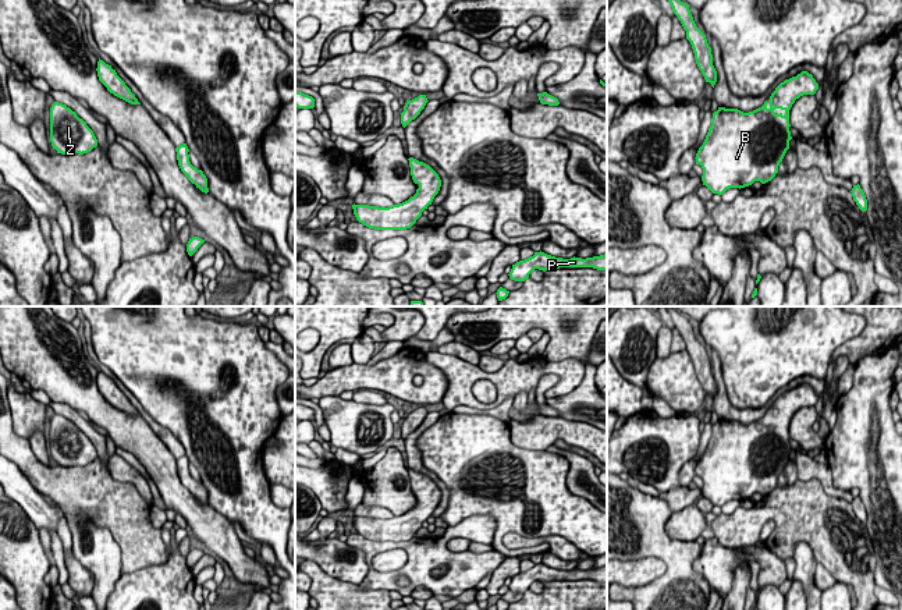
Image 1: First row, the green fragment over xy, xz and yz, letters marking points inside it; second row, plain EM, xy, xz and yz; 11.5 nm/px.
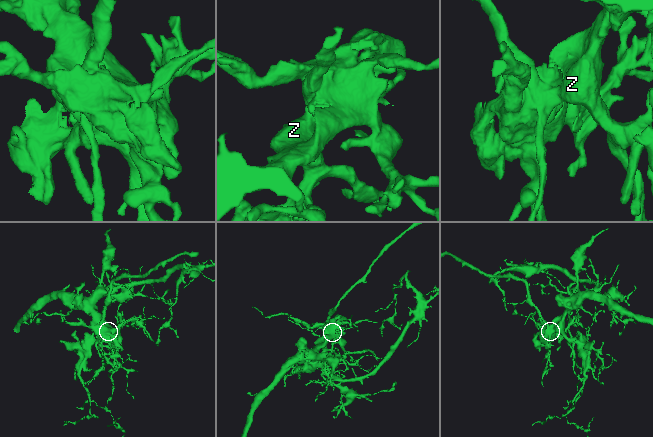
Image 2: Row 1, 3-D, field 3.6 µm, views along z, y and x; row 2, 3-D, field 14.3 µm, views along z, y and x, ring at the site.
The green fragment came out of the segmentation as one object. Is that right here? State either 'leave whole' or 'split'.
leave whole

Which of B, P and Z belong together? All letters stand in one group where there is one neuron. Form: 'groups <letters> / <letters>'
groups B P Z

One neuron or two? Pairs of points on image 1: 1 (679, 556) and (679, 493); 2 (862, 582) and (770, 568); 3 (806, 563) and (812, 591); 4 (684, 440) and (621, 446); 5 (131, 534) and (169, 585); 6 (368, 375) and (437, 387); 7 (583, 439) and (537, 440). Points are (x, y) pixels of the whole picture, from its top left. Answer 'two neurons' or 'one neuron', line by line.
1: two neurons
2: two neurons
3: one neuron
4: one neuron
5: two neurons
6: one neuron
7: one neuron

